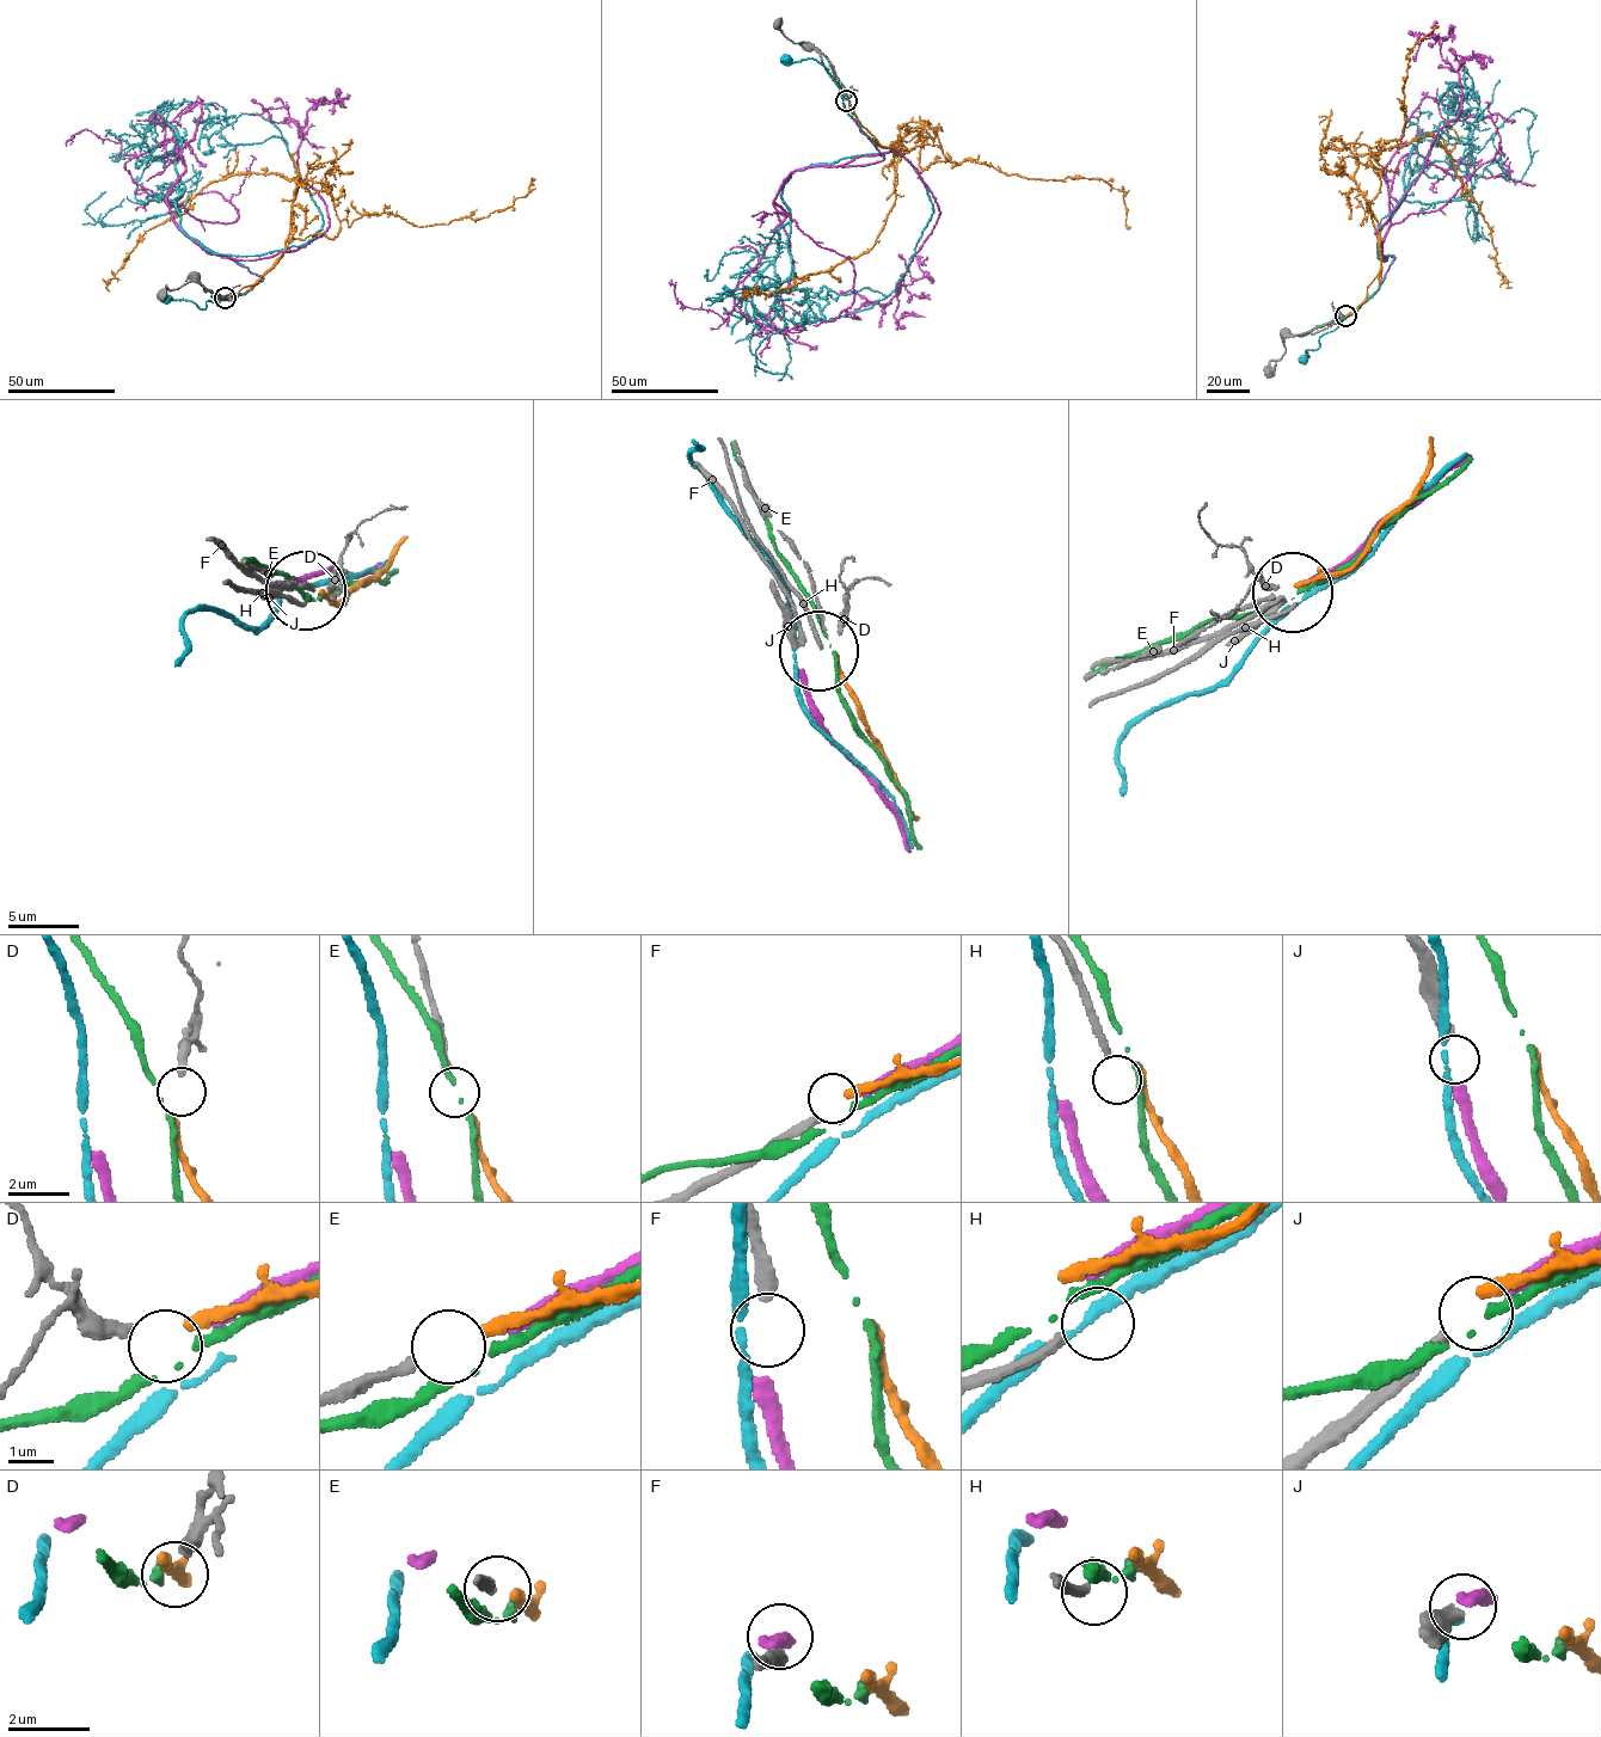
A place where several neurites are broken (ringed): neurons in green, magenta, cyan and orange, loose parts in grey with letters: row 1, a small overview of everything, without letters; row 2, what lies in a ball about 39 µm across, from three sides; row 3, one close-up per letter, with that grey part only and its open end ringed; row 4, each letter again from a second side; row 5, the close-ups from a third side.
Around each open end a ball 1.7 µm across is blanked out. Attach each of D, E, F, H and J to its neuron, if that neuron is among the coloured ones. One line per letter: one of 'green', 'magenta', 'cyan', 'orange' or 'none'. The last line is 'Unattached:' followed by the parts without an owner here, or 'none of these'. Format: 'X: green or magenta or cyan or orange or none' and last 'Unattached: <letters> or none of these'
D: none
E: orange
F: none
H: none
J: magenta
Unattached: D, F, H

